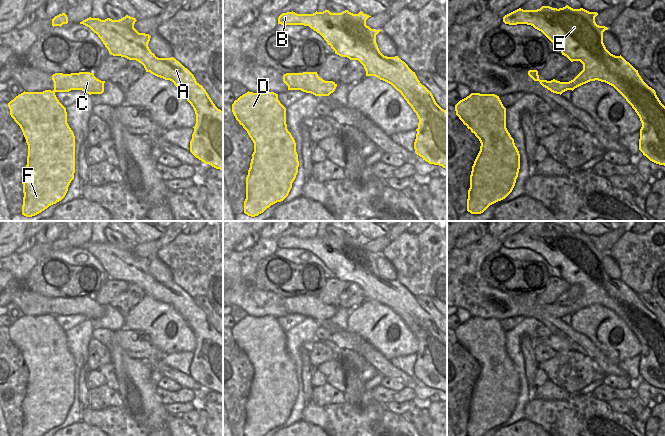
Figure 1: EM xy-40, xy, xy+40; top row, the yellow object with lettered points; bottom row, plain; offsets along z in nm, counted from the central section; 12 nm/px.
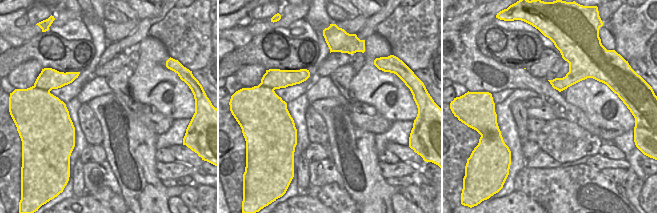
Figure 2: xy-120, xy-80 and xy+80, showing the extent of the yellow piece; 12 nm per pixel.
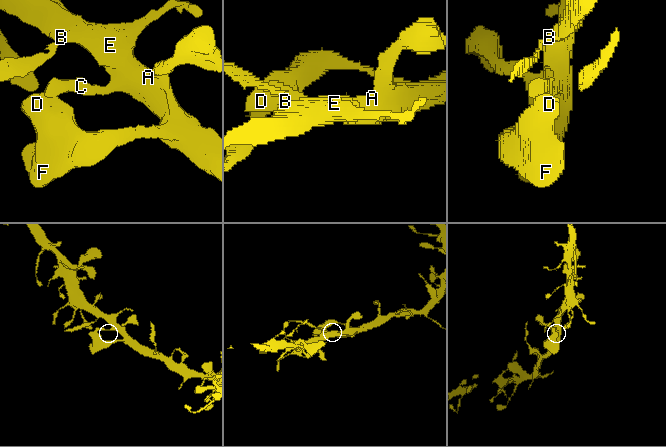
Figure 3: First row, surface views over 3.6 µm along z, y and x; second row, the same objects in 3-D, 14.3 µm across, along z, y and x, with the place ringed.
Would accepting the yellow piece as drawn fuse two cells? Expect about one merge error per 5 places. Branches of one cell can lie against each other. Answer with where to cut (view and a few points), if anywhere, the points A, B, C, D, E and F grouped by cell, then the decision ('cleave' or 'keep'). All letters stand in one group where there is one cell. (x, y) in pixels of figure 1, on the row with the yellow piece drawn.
cut none; groups A B C D E F; keep

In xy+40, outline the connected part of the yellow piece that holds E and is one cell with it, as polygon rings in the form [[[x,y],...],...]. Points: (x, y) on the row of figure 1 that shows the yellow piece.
[[[566,5],[563,8],[542,6],[537,10],[523,10],[521,8],[505,15],[503,22],[509,25],[527,24],[541,31],[553,44],[560,47],[562,55],[571,62],[580,61],[583,70],[571,81],[560,82],[540,80],[537,70],[529,70],[528,75],[534,80],[556,94],[562,94],[567,90],[586,84],[590,81],[601,81],[613,86],[632,106],[640,118],[639,150],[650,161],[665,166],[665,106],[661,103],[654,89],[649,87],[636,70],[621,55],[611,54],[603,43],[603,32],[608,30],[605,26],[599,26],[595,22],[597,12],[589,12],[583,8],[573,9]]]

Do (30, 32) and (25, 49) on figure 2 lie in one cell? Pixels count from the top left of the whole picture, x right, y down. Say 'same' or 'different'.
different

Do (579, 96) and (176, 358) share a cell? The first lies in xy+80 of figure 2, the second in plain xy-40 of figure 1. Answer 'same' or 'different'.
different

